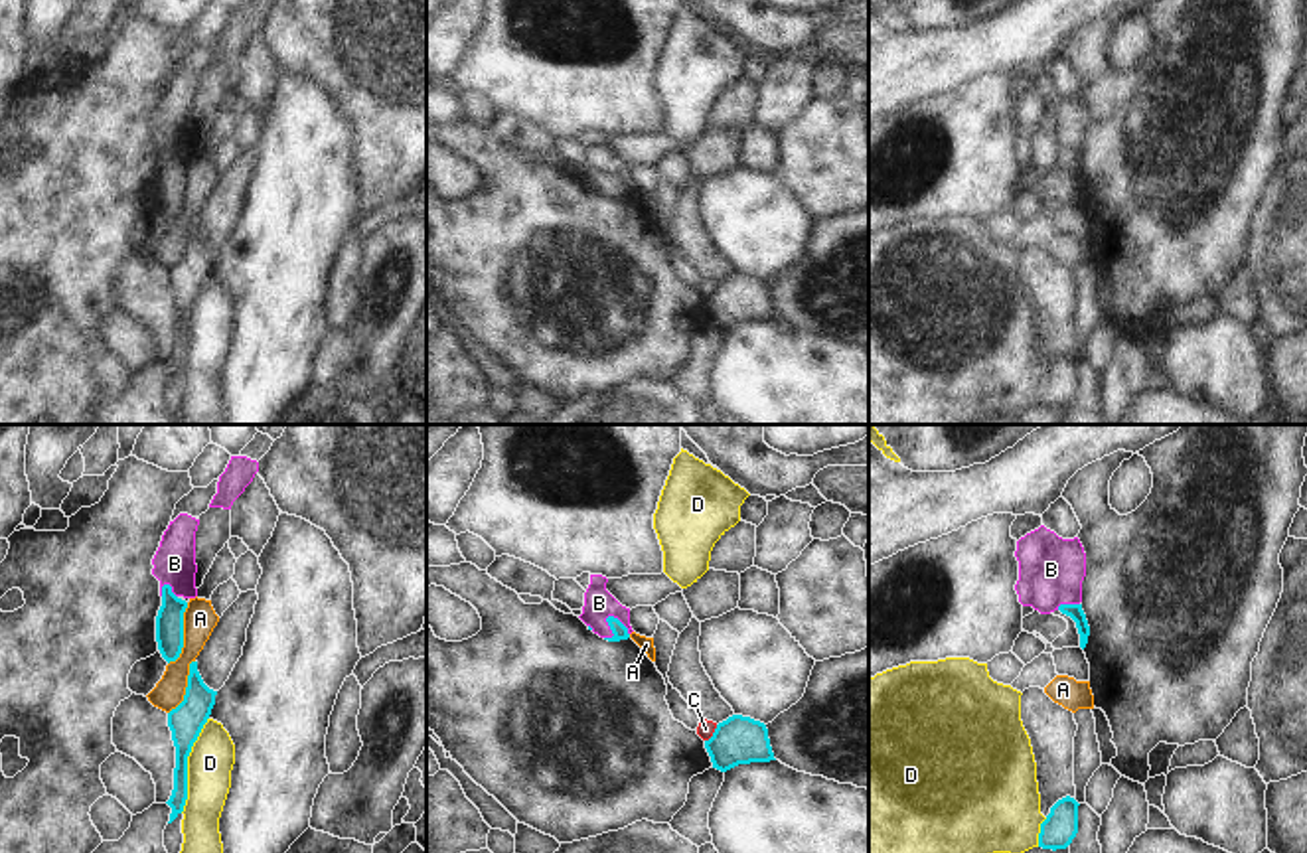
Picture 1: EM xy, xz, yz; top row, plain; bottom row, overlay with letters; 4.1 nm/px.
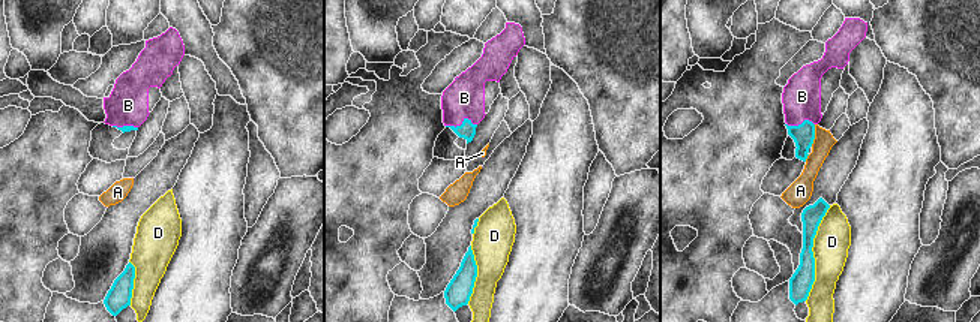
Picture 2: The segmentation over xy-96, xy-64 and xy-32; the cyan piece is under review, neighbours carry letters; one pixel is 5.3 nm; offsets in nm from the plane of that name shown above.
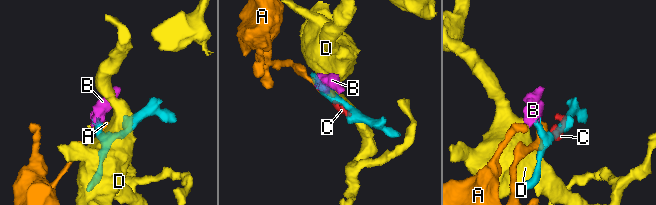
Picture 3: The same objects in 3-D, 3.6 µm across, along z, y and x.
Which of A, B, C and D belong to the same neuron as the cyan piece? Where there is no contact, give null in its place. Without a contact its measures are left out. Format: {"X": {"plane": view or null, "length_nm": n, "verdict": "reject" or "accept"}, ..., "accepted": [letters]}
{"A": {"plane": "xy", "length_nm": 260, "verdict": "reject"}, "B": {"plane": "xz", "length_nm": 120, "verdict": "accept"}, "C": {"plane": "xz", "length_nm": 90, "verdict": "reject"}, "D": {"plane": "xy", "length_nm": 400, "verdict": "reject"}, "accepted": ["B"]}

